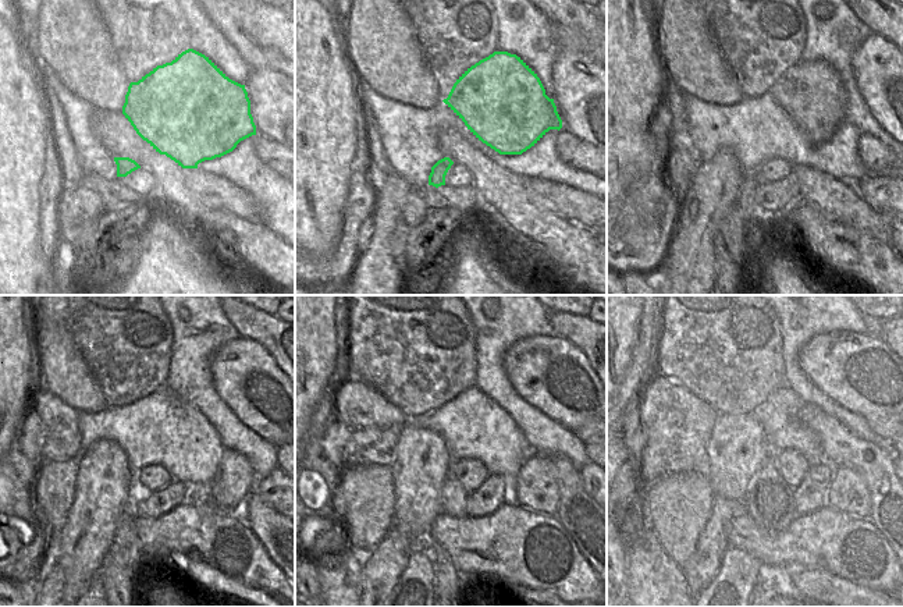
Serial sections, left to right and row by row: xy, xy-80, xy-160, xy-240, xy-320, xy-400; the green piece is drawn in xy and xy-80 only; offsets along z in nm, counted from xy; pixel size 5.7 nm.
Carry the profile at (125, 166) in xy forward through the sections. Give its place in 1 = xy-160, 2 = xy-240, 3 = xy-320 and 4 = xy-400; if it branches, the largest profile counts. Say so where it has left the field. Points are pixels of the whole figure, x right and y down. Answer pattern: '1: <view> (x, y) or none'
1: xy-160 (750, 209)
2: xy-240 (125, 549)
3: xy-320 (447, 578)
4: xy-400 (771, 578)

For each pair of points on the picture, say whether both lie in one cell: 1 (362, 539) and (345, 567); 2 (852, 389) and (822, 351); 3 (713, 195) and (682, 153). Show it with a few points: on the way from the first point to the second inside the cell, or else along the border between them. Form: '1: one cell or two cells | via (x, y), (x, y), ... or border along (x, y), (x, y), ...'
1: two cells | border along (347, 549), (361, 556)
2: one cell | via (843, 379), (843, 372), (832, 361)
3: two cells | border along (703, 162), (682, 198)

